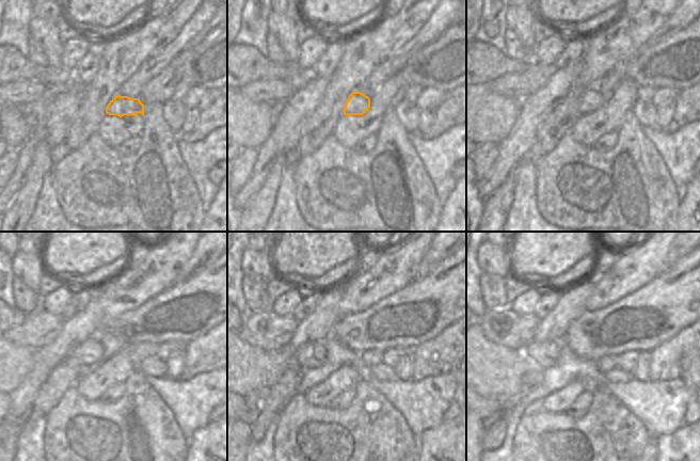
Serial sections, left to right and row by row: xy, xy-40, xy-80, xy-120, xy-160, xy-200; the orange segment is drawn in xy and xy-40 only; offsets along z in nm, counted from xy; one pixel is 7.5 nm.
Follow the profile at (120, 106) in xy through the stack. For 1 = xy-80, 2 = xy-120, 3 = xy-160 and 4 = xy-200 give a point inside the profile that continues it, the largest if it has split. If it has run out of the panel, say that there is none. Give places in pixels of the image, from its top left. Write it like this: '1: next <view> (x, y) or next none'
1: next xy-80 (591, 99)
2: next xy-120 (105, 344)
3: next xy-160 (313, 354)
4: next xy-200 (544, 354)

